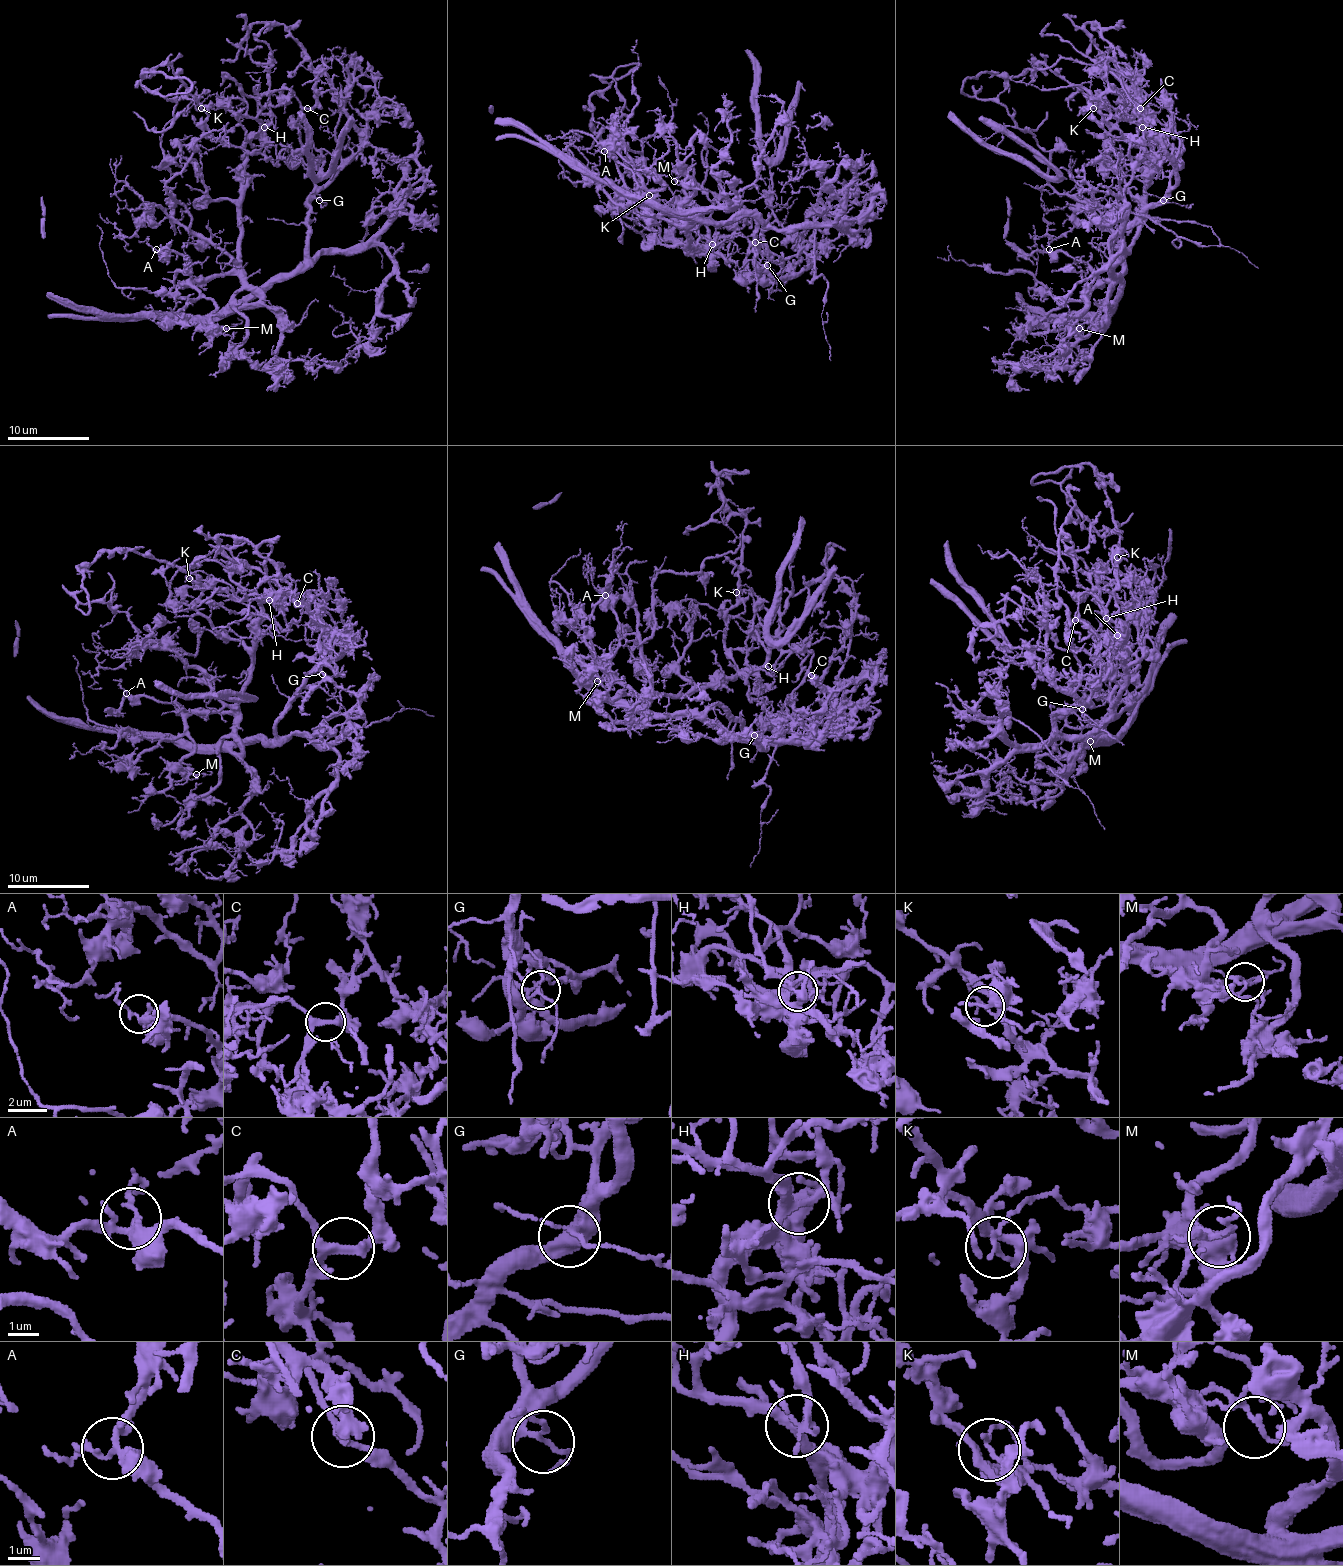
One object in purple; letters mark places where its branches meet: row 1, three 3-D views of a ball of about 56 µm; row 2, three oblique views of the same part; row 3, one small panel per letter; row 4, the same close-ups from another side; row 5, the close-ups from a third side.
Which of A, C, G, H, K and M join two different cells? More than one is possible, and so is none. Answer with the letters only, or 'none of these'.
K

